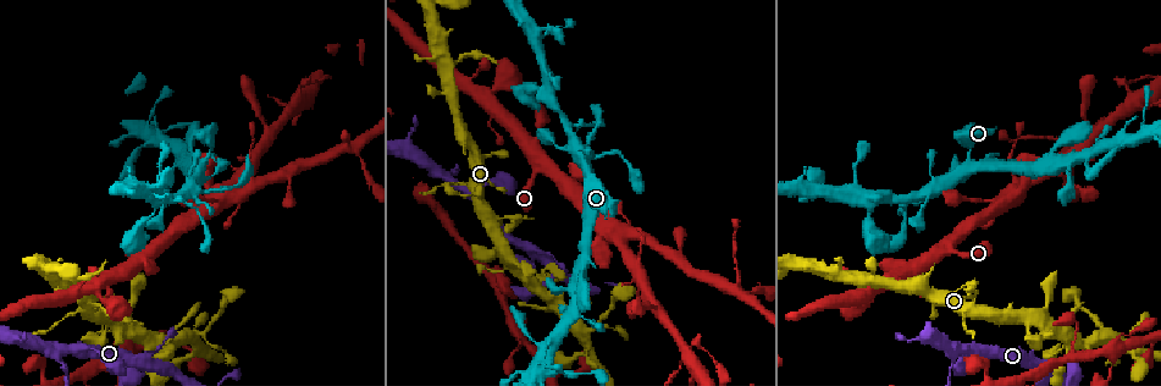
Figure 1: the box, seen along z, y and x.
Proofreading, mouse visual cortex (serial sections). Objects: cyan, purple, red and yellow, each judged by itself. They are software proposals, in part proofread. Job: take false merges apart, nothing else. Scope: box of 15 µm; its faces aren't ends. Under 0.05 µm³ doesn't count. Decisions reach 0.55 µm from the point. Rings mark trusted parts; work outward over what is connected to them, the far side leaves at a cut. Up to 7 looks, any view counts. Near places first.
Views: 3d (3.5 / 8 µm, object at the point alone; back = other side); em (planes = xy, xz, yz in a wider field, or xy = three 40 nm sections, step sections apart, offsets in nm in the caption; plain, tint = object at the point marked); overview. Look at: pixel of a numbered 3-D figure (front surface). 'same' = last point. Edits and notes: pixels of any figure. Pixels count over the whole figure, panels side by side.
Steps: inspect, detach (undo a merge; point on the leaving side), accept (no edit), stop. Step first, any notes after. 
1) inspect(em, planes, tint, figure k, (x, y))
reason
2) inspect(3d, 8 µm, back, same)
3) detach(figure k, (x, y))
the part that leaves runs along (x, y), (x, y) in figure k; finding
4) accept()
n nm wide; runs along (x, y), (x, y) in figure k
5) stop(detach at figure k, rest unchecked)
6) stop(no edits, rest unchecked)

inspect(3d, 3.5 µm, figure 1, (468, 193))

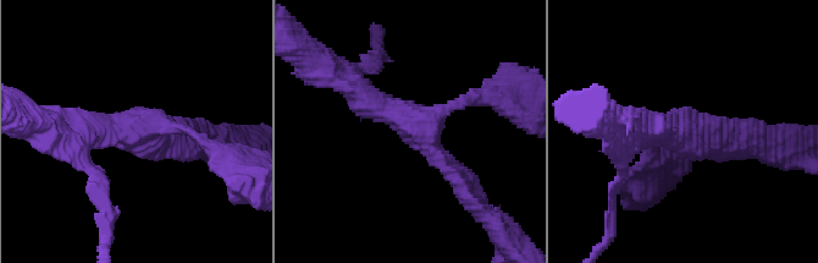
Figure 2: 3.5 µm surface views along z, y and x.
inspect(em, xy, step 1, tint, figure 2, (686, 128))

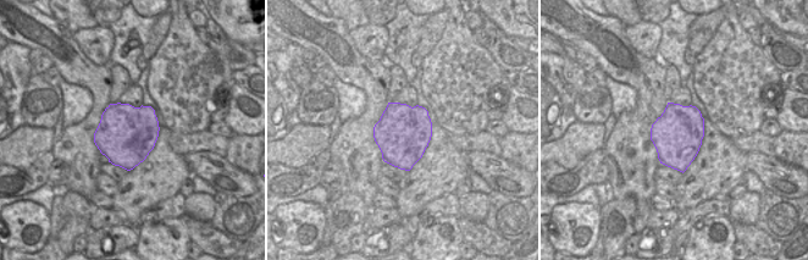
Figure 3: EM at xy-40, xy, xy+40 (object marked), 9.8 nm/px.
accept()
runs along (468, 190), (424, 133), (348, 86) in figure 2; all the same cell

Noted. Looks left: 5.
inspect(3d, 8 µm, figure 1, (543, 161))
a narrow waist

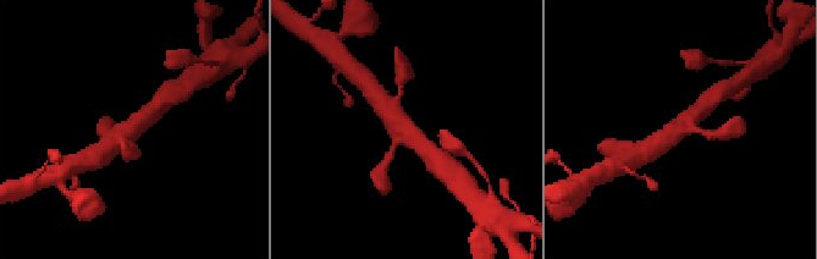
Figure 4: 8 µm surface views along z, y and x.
inspect(em, xy, step 3, tint, figure 4, (680, 128))
3 arms; arms of 200, 500, 600 nm; need the tissue

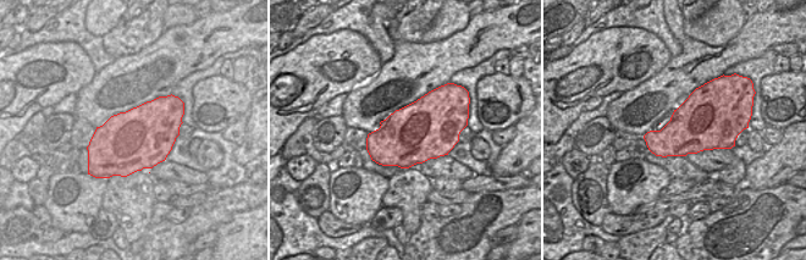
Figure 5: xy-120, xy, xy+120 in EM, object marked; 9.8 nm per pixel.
accept()
runs along (112, 136), (128, 131), (153, 110) in figure 4; one cell here

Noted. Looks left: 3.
inspect(3d, 8 µm, figure 1, (348, 138))
calibre changes

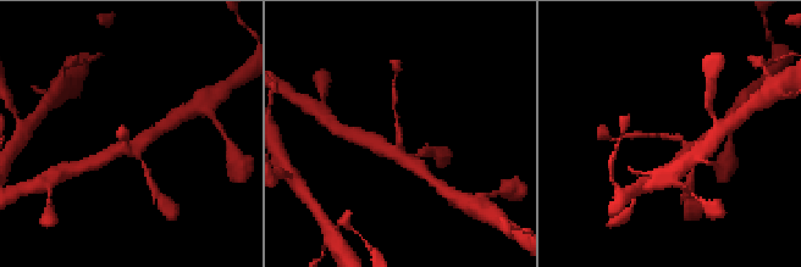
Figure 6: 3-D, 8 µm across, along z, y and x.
inspect(3d, 3.5 µm, figure 6, (397, 133))
zoom in

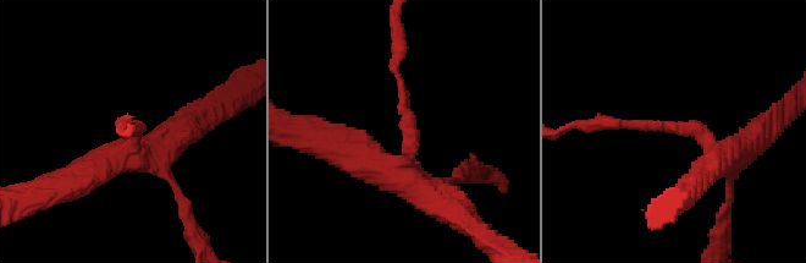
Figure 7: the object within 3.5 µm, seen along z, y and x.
accept()
arms of 150, 400 nm; runs along (715, 166), (699, 129), (599, 121) in figure 7; continuous, no second cell

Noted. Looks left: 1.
stop(no edits, rest unchecked)

